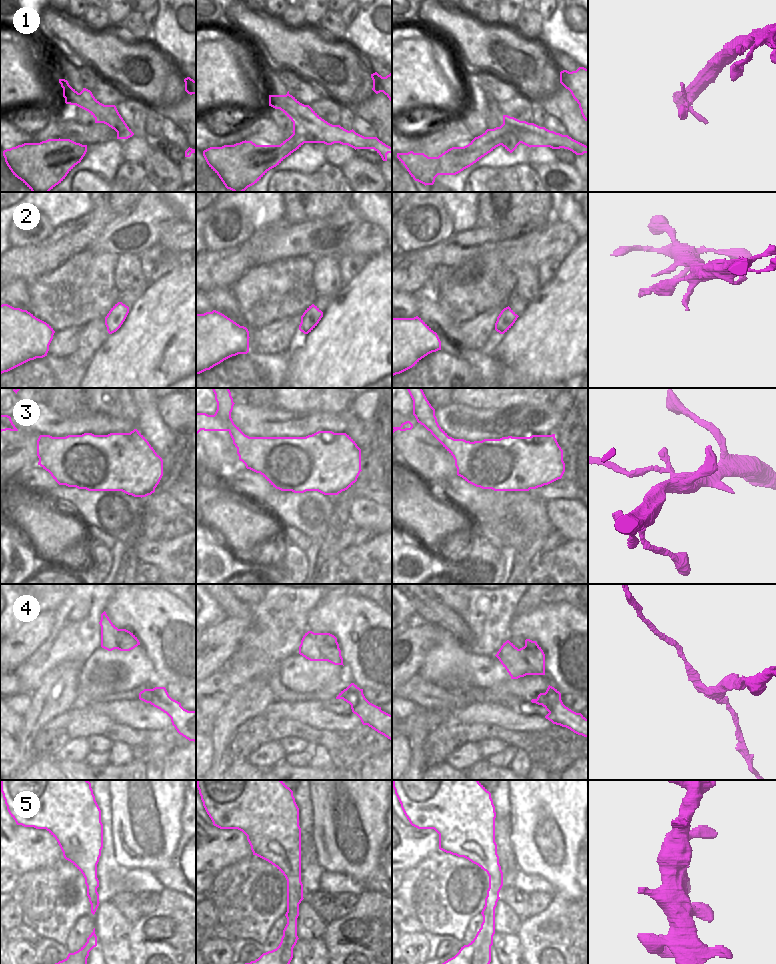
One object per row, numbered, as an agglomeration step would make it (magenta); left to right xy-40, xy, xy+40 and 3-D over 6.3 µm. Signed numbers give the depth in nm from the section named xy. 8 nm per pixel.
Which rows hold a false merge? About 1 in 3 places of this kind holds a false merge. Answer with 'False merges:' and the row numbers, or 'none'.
False merges: 3, 4

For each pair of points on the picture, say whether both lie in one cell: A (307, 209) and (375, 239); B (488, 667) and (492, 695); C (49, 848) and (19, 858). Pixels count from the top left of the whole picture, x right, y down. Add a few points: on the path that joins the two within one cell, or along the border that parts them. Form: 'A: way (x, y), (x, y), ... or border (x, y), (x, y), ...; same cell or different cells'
A: border (329, 214), (300, 222); different cells
B: border (510, 678), (487, 688), (480, 688); different cells
C: way (42, 849), (28, 849), (26, 851); same cell

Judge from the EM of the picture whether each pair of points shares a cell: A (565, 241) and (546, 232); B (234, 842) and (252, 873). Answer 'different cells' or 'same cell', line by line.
A: same cell
B: different cells

